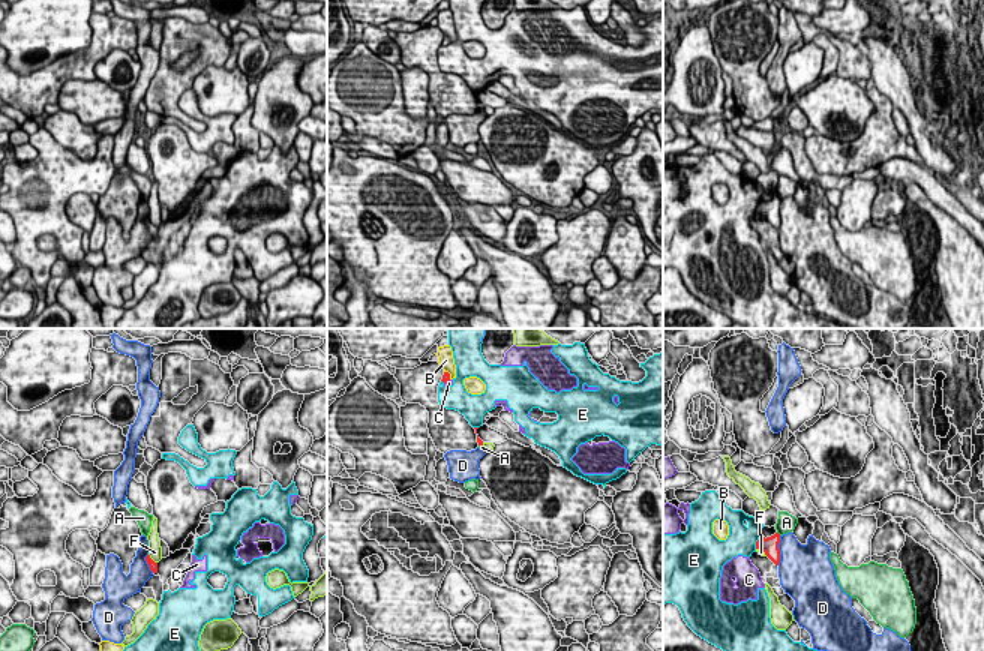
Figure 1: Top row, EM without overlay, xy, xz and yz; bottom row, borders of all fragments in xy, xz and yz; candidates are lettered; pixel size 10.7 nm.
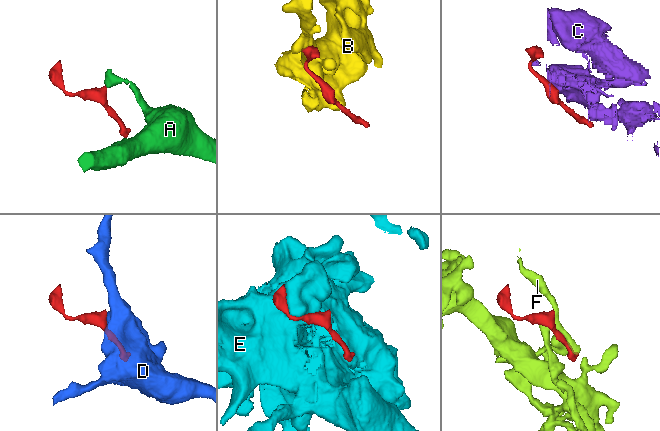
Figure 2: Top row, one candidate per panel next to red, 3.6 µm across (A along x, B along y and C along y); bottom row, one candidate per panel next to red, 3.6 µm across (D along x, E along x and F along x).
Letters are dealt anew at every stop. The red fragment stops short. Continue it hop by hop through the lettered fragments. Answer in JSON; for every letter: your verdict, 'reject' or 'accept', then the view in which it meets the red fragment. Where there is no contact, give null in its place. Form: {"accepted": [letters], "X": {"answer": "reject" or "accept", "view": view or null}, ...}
{"accepted": [], "A": {"answer": "reject", "view": "xz"}, "B": {"answer": "reject", "view": "xz"}, "C": {"answer": "reject", "view": "xz"}, "D": {"answer": "reject", "view": "yz"}, "E": {"answer": "reject", "view": "yz"}, "F": {"answer": "reject", "view": "yz"}}

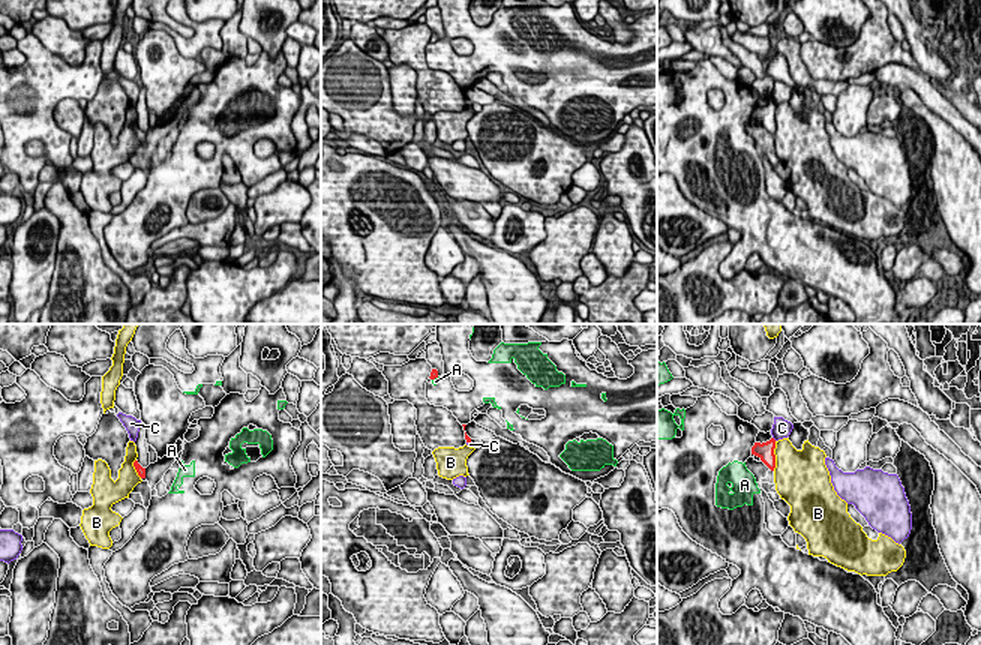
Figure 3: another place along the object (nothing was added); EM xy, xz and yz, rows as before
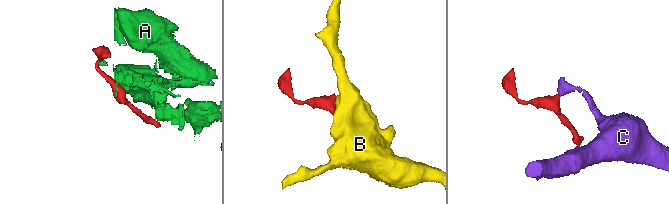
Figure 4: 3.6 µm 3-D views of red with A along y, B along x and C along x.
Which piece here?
{"accepted": [], "A": {"answer": "reject", "view": "xz"}, "B": {"answer": "reject", "view": "yz"}, "C": {"answer": "reject", "view": "xz"}}

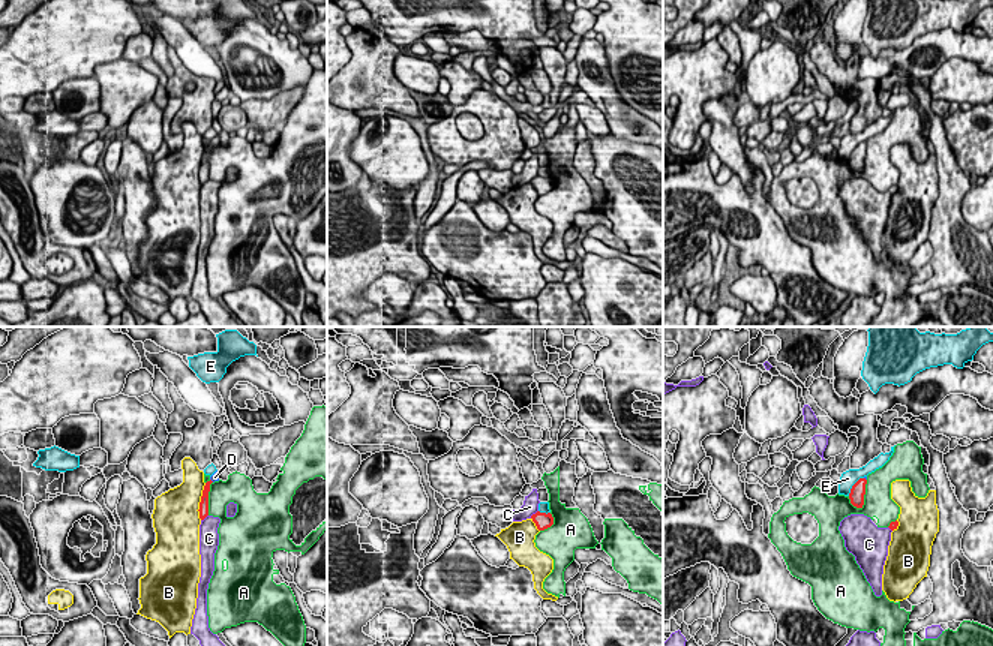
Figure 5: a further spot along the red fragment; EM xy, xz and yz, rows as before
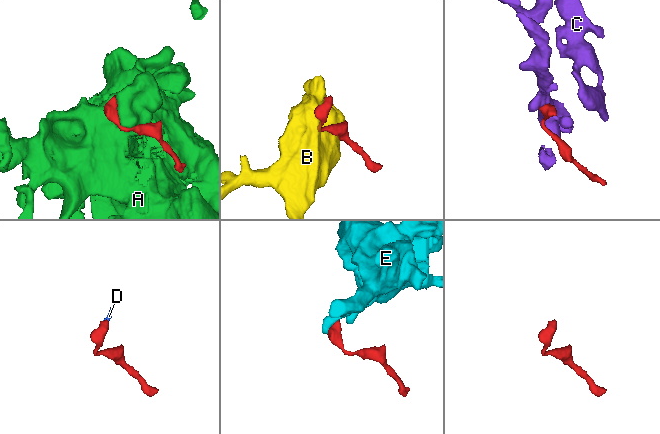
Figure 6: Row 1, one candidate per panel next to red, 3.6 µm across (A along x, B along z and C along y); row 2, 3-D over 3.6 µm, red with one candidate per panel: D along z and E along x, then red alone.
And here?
{"accepted": ["D"], "A": {"answer": "reject", "view": "yz"}, "B": {"answer": "reject", "view": "xy"}, "C": {"answer": "reject", "view": "xz"}, "D": {"answer": "accept", "view": null}, "E": {"answer": "reject", "view": "yz"}}

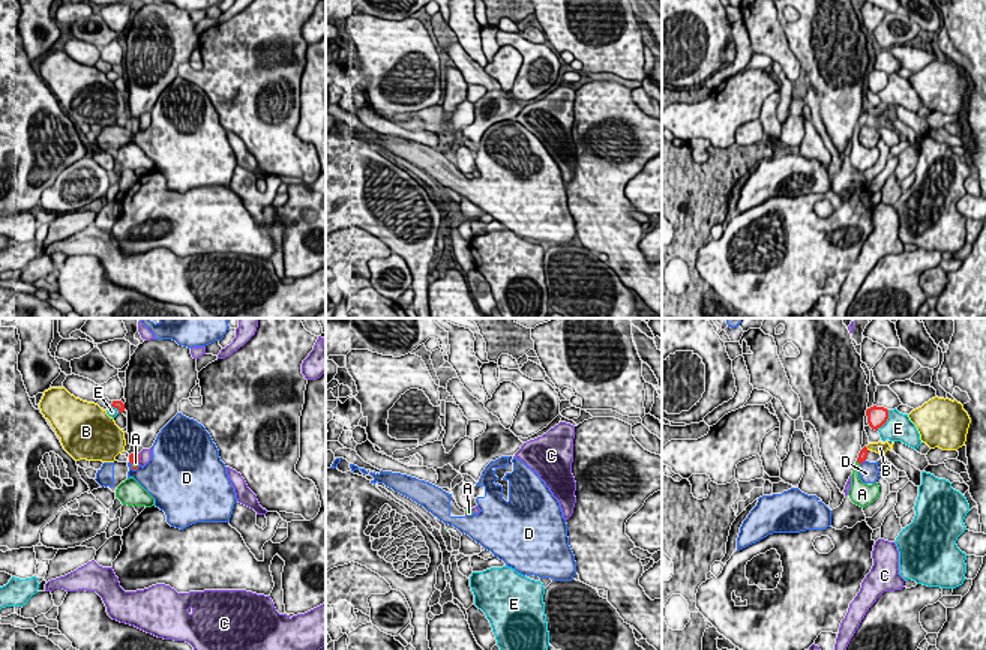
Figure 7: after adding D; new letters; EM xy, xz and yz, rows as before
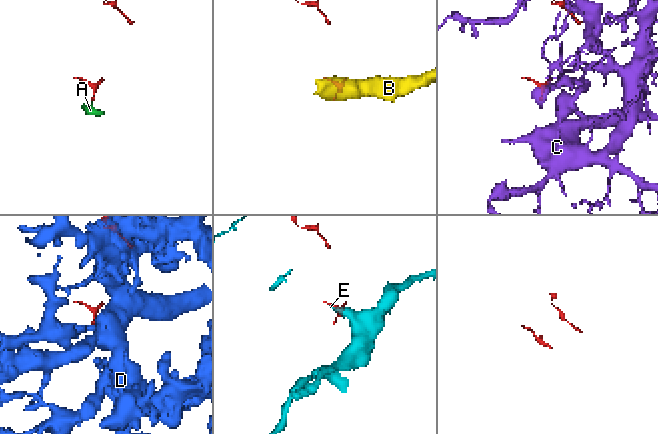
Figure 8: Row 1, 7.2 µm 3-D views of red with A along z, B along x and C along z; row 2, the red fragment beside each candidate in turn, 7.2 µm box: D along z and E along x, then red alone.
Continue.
{"accepted": ["A"], "A": {"answer": "accept", "view": "xy"}, "B": {"answer": "reject", "view": "yz"}, "C": {"answer": "reject", "view": "xy"}, "D": {"answer": "reject", "view": "xy"}, "E": {"answer": "reject", "view": "yz"}}

